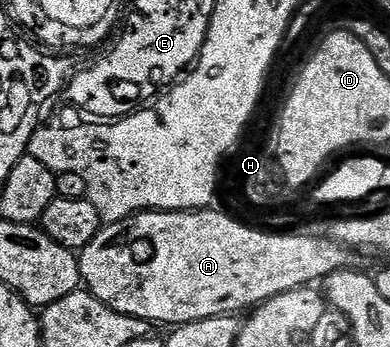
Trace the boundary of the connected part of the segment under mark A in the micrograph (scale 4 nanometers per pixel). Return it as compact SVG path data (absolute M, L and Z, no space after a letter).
M194 210L194 211L141 211L139 215L132 215L121 223L109 223L101 226L99 233L93 237L79 252L80 278L83 286L91 291L98 301L110 305L110 309L118 309L118 313L126 313L130 317L145 319L150 324L172 323L171 325L183 325L186 323L197 323L203 319L217 319L219 315L235 316L236 311L247 312L255 309L267 299L278 297L287 291L293 291L299 287L307 287L317 281L323 281L336 271L345 270L352 259L353 252L345 247L343 243L336 242L331 237L319 239L316 235L292 235L296 233L280 233L275 235L272 231L259 231L256 227L247 227L247 222L233 219L224 211L219 210Z

